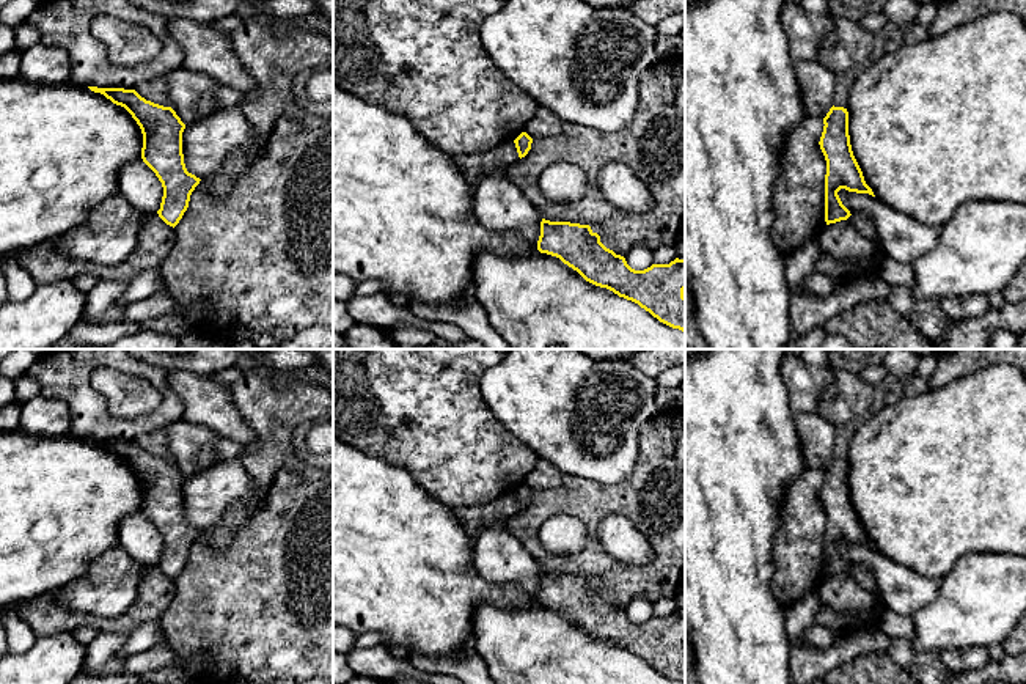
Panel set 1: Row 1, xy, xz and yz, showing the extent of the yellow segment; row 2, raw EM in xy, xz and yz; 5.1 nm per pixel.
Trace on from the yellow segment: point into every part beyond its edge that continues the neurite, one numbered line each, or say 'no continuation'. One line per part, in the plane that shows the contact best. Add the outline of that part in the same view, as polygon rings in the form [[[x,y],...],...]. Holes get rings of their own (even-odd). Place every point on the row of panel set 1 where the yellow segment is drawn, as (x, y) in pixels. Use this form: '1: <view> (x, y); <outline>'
no continuation

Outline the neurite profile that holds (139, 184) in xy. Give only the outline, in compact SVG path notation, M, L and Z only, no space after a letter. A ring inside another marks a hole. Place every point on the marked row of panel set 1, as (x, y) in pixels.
M141 157L121 168L118 175L118 192L146 215L157 214L160 209L163 197L162 182Z

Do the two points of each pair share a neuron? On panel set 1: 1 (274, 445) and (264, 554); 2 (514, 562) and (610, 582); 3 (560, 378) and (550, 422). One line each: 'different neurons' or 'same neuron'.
1: different neurons
2: different neurons
3: same neuron

